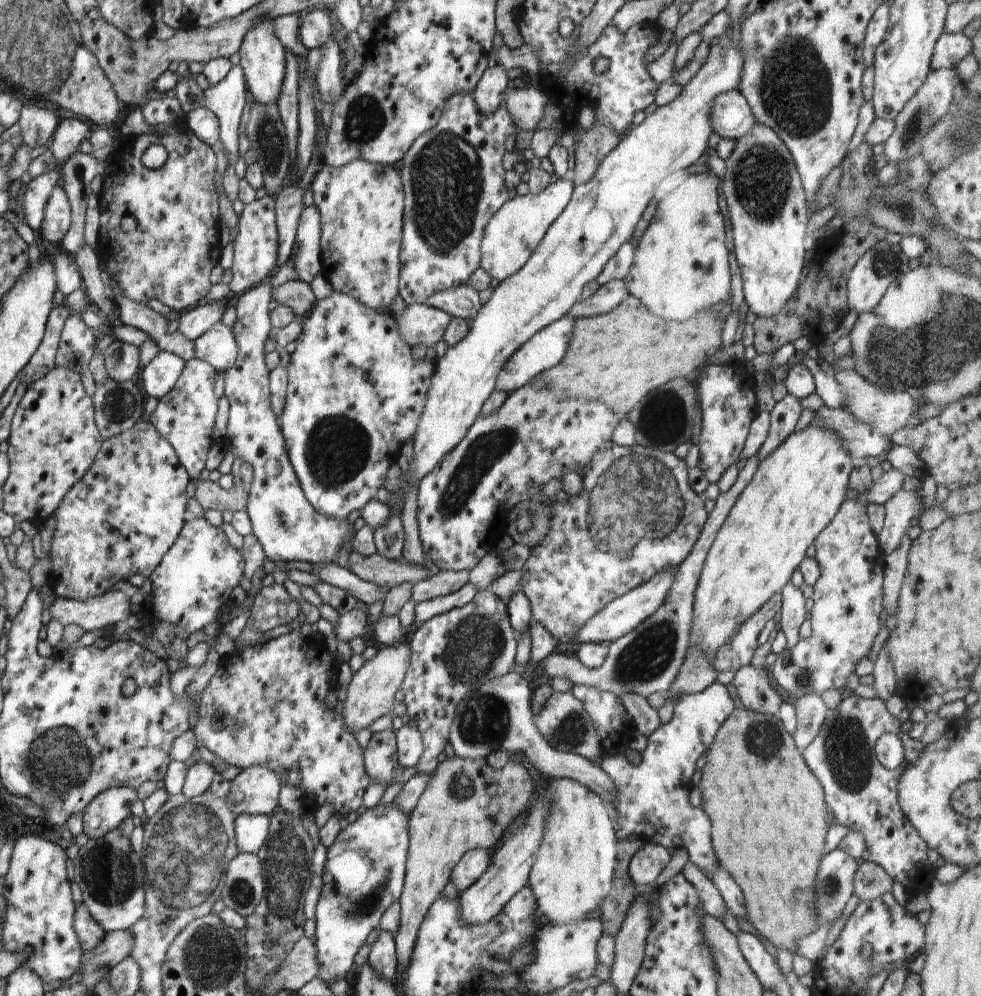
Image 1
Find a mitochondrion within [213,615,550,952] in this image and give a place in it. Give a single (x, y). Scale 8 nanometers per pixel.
(286, 857)

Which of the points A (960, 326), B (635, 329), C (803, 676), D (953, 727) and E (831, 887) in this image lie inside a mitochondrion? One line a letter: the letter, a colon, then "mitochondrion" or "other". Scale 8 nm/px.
A: mitochondrion
B: other
C: mitochondrion
D: other
E: mitochondrion

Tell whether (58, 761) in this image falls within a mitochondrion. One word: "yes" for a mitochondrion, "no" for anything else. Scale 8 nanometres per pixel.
yes

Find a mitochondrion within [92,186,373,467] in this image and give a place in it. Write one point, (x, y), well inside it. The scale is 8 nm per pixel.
(118, 404)

